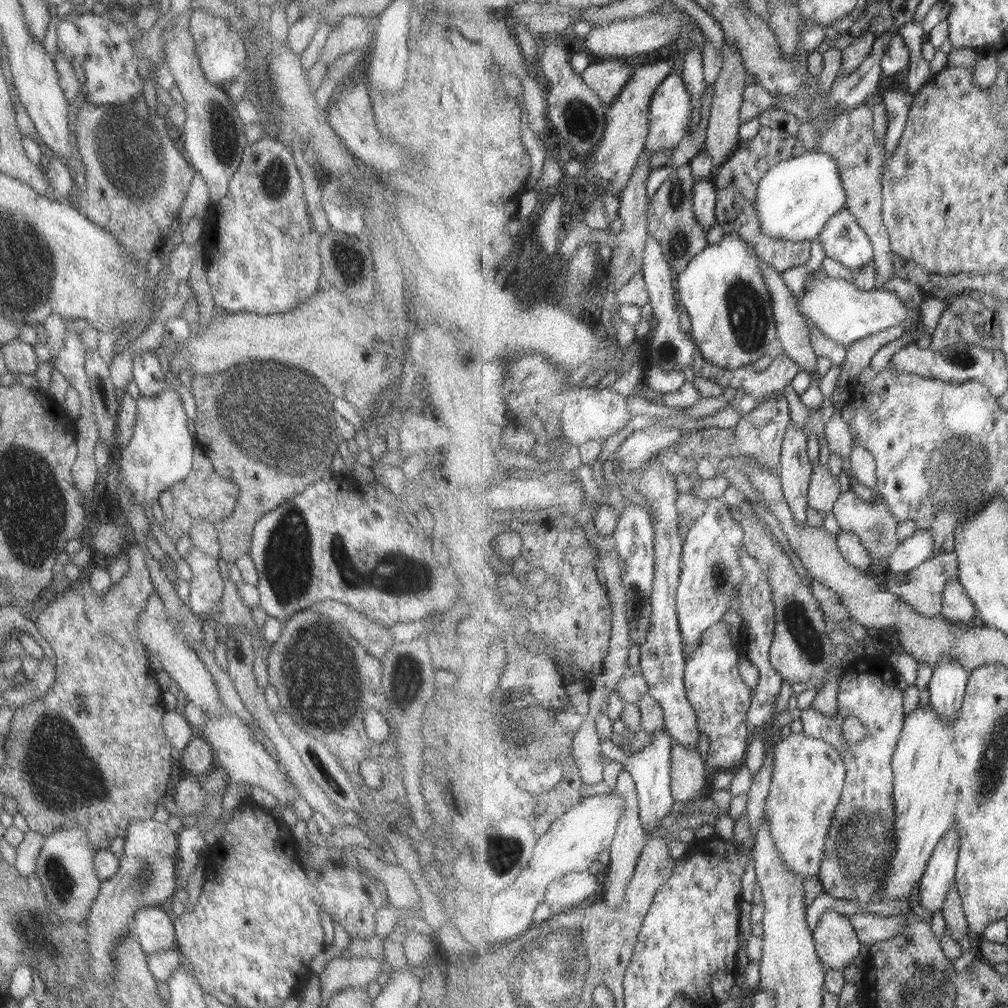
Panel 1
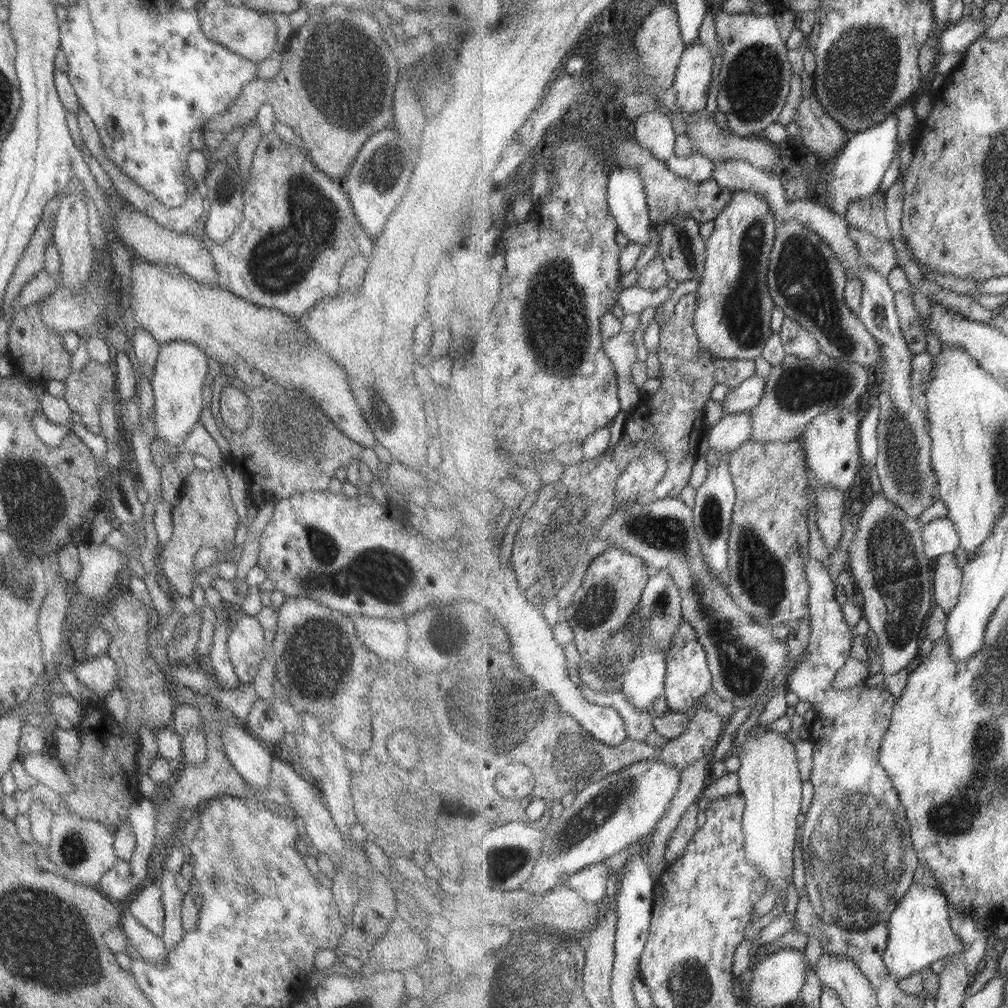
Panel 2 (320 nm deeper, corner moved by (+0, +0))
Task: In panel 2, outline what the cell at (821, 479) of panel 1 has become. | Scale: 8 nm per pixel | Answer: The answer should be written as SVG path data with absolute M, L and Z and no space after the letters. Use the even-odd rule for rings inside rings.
M832 408L831 411L817 416L810 422L801 440L813 478L845 493L853 484L857 484L862 467L858 435L862 417L855 409Z

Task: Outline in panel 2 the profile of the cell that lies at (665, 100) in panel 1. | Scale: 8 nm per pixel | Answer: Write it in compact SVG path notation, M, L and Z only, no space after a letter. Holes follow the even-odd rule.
M697 39L692 45L686 47L679 64L673 90L677 94L677 106L685 114L699 114L707 106L709 86L713 82L713 59L711 49L701 40Z

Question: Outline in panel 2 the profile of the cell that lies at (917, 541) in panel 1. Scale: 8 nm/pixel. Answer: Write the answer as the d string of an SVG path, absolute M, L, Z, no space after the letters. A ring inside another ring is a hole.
M947 516L933 519L923 525L922 533L925 556L933 561L961 549L959 531Z

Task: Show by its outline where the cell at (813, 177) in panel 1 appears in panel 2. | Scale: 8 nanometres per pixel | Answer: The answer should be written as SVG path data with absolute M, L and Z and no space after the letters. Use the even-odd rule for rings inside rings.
M896 114L871 129L851 134L844 151L833 161L826 162L826 178L823 178L817 202L844 216L855 200L874 196L895 160L899 142L899 118Z

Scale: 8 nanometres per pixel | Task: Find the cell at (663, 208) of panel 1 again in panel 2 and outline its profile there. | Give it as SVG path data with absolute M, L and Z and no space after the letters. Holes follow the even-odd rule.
M677 215L673 220L659 225L661 248L659 254L665 258L665 264L673 279L682 283L686 280L700 280L706 271L706 240L700 233L700 223L685 215Z

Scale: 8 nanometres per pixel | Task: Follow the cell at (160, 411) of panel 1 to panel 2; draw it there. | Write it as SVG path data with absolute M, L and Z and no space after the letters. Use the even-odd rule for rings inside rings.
M173 341L162 344L158 350L155 369L148 382L152 388L152 417L155 423L155 439L161 439L170 458L181 452L186 434L198 421L201 412L201 384L208 375L207 358L194 344Z

